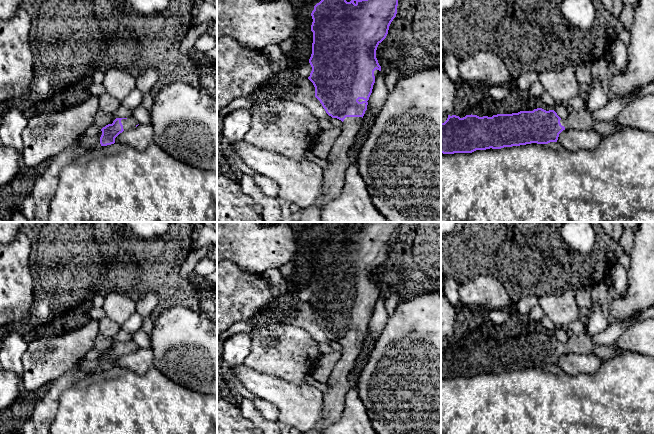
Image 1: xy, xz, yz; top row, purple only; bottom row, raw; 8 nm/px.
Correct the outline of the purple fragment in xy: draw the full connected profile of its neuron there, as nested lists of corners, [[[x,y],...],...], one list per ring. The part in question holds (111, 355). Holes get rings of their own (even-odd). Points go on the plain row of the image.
[[[132,340],[129,342],[116,342],[112,348],[108,348],[101,353],[101,370],[115,367],[115,362],[126,354],[131,354],[139,349],[138,345]]]

